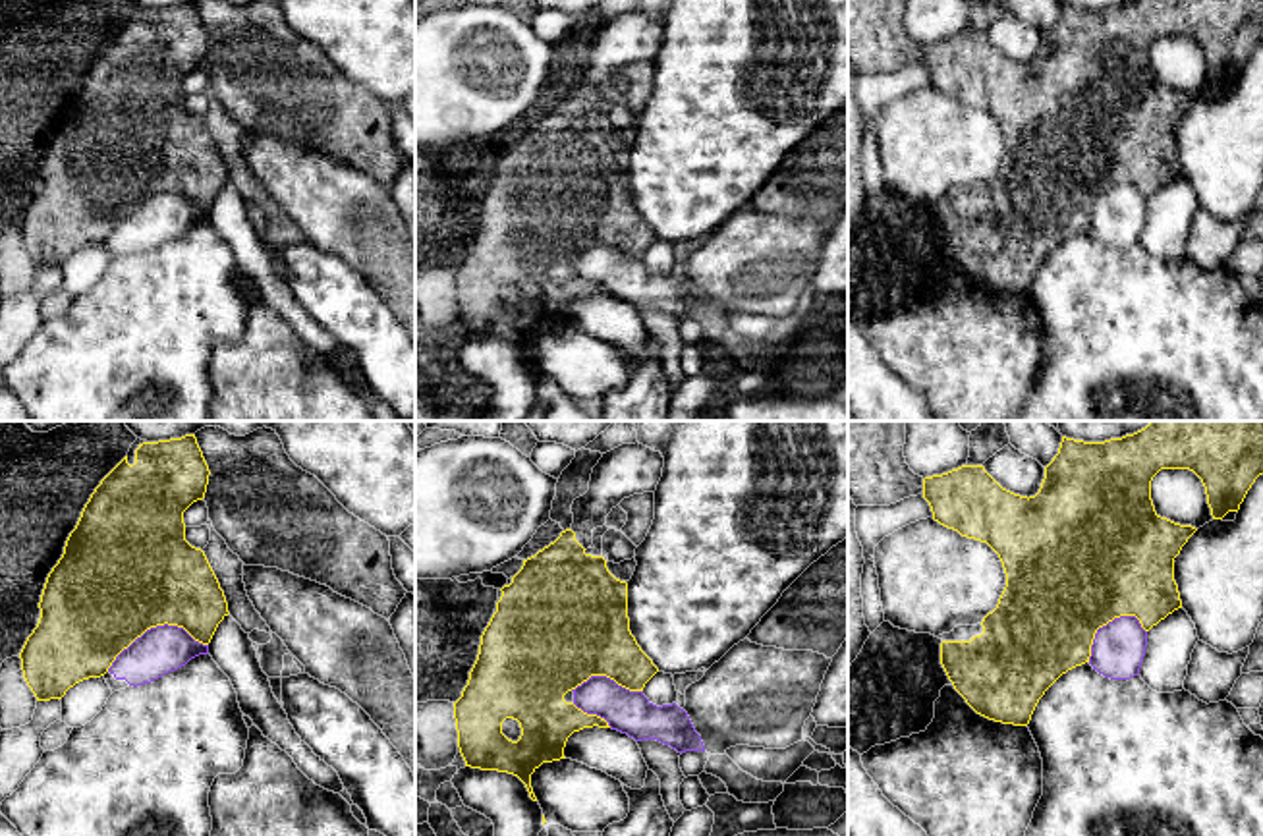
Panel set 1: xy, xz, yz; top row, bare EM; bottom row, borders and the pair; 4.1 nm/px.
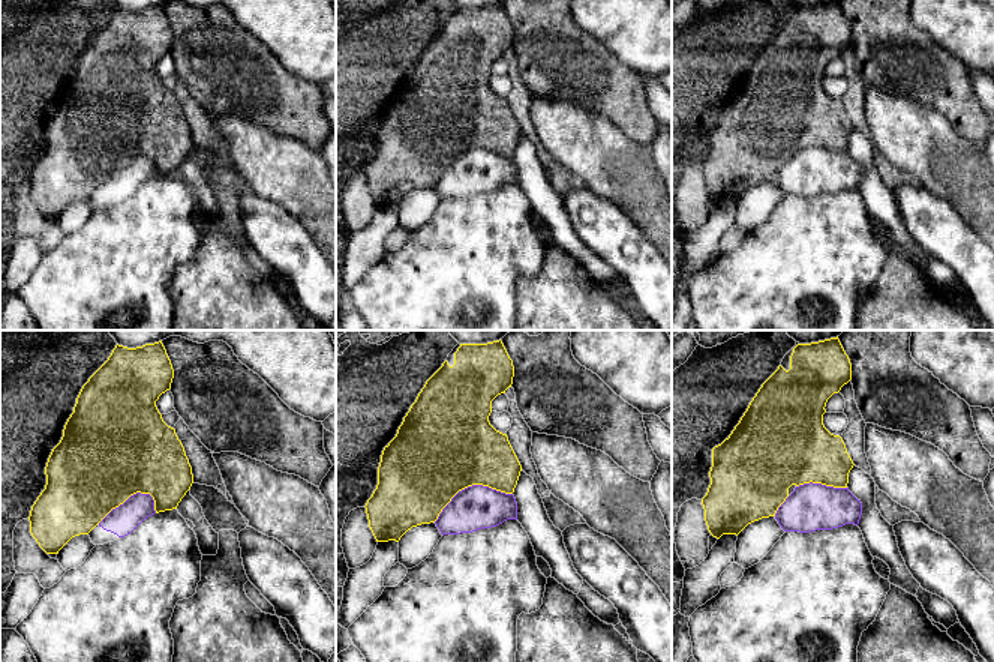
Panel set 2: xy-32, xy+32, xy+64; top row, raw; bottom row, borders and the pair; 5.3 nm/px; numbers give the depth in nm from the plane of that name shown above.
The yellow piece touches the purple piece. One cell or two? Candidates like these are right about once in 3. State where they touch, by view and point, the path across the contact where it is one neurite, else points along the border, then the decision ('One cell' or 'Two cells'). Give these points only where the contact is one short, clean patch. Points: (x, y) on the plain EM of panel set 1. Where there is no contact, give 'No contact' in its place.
Touches yellow at xy (155, 194). Two cells

